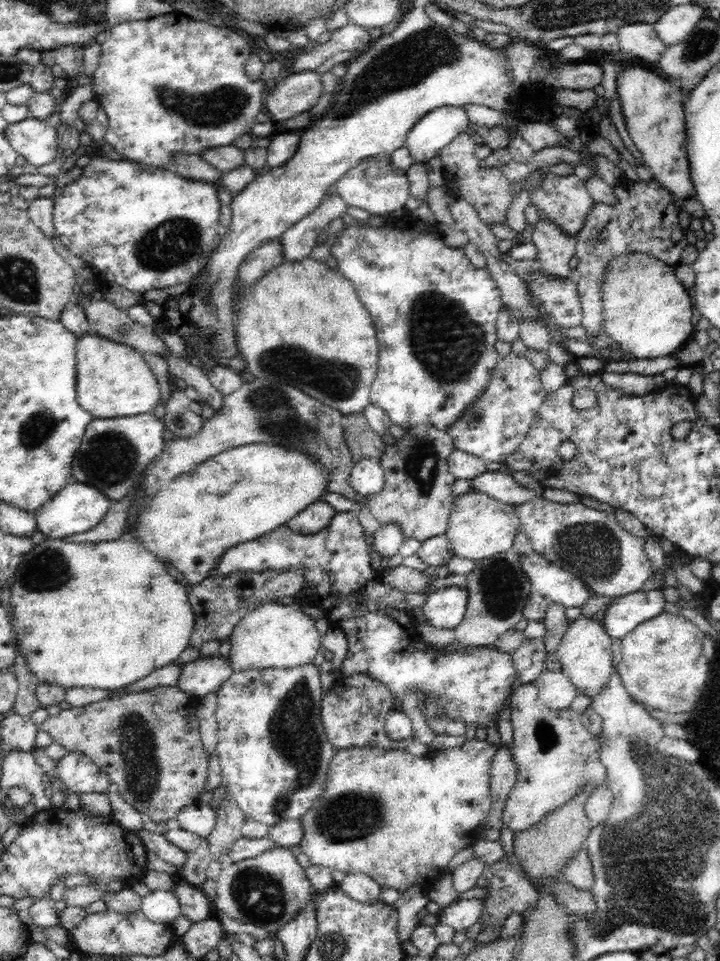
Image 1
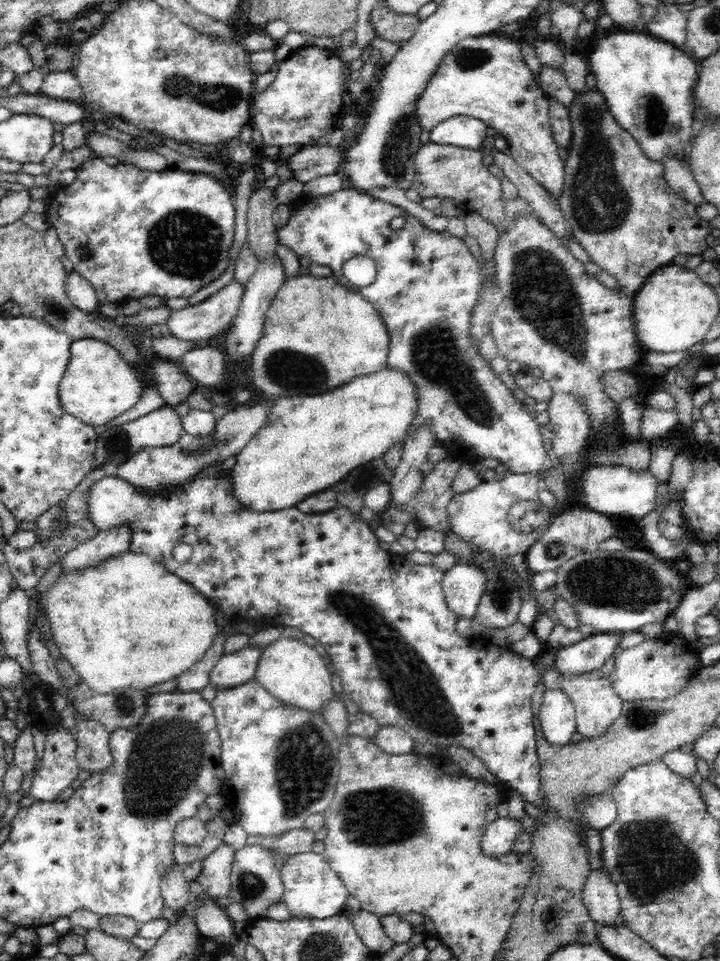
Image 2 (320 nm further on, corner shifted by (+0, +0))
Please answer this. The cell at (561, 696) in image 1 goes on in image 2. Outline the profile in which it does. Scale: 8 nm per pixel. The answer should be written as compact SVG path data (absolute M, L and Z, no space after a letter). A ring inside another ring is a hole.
M547 689L542 695L539 719L544 738L554 746L572 743L577 732L574 703L560 689Z

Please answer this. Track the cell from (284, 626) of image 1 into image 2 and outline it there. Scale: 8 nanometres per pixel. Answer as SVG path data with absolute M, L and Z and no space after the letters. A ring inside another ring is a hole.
M279 638L278 642L270 643L270 648L266 646L261 653L255 679L262 688L284 704L294 704L298 708L311 709L312 712L323 712L326 704L335 697L326 661L318 656L314 647L310 648L306 643L298 642L298 639Z

